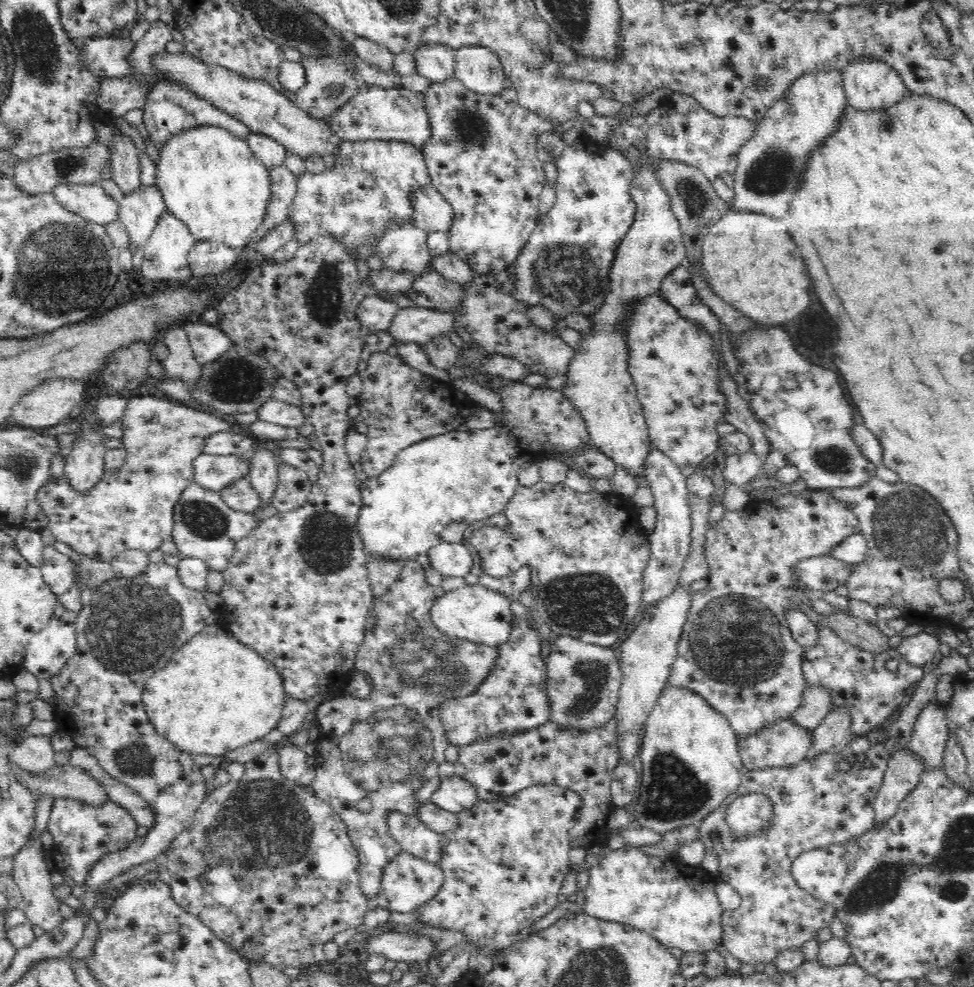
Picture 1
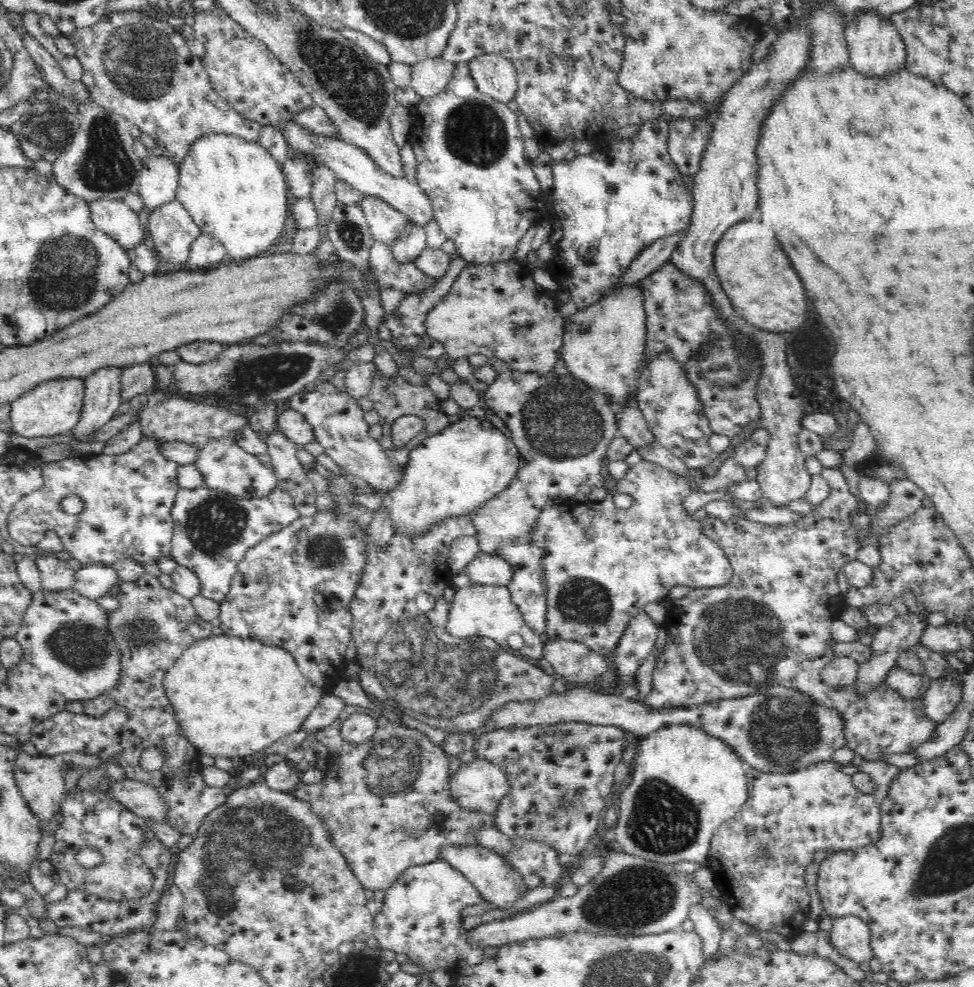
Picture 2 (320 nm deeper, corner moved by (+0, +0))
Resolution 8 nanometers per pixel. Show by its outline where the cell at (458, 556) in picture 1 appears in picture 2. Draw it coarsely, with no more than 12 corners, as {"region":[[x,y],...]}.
{"region":[[480,551],[466,566],[471,584],[508,586],[506,560]]}

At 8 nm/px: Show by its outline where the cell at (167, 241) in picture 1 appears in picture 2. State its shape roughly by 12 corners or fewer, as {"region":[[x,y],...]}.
{"region":[[178,200],[152,210],[158,258],[186,264],[203,234]]}

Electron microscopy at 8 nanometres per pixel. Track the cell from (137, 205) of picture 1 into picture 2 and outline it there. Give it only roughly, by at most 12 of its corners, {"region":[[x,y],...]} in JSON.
{"region":[[150,152],[139,194],[146,210],[175,199],[178,165]]}

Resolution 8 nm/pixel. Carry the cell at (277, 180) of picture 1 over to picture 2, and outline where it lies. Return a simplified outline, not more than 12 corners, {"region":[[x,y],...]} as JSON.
{"region":[[298,155],[281,166],[290,194],[310,196],[313,174],[308,160]]}

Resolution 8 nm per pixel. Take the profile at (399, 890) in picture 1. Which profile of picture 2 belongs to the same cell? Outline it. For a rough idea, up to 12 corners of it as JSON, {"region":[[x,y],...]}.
{"region":[[442,860],[411,866],[374,916],[383,949],[428,971],[484,960],[461,911],[482,904]]}

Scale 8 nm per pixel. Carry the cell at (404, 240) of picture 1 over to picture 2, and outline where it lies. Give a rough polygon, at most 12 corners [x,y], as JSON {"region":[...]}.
{"region":[[383,200],[359,202],[375,242],[409,238],[414,222]]}

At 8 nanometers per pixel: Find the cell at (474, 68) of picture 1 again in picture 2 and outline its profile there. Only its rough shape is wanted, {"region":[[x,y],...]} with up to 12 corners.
{"region":[[499,54],[467,62],[476,89],[512,102],[514,63]]}

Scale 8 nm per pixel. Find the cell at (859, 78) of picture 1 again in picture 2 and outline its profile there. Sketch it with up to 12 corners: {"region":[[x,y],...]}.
{"region":[[860,14],[845,26],[849,64],[868,78],[905,68],[889,19]]}

